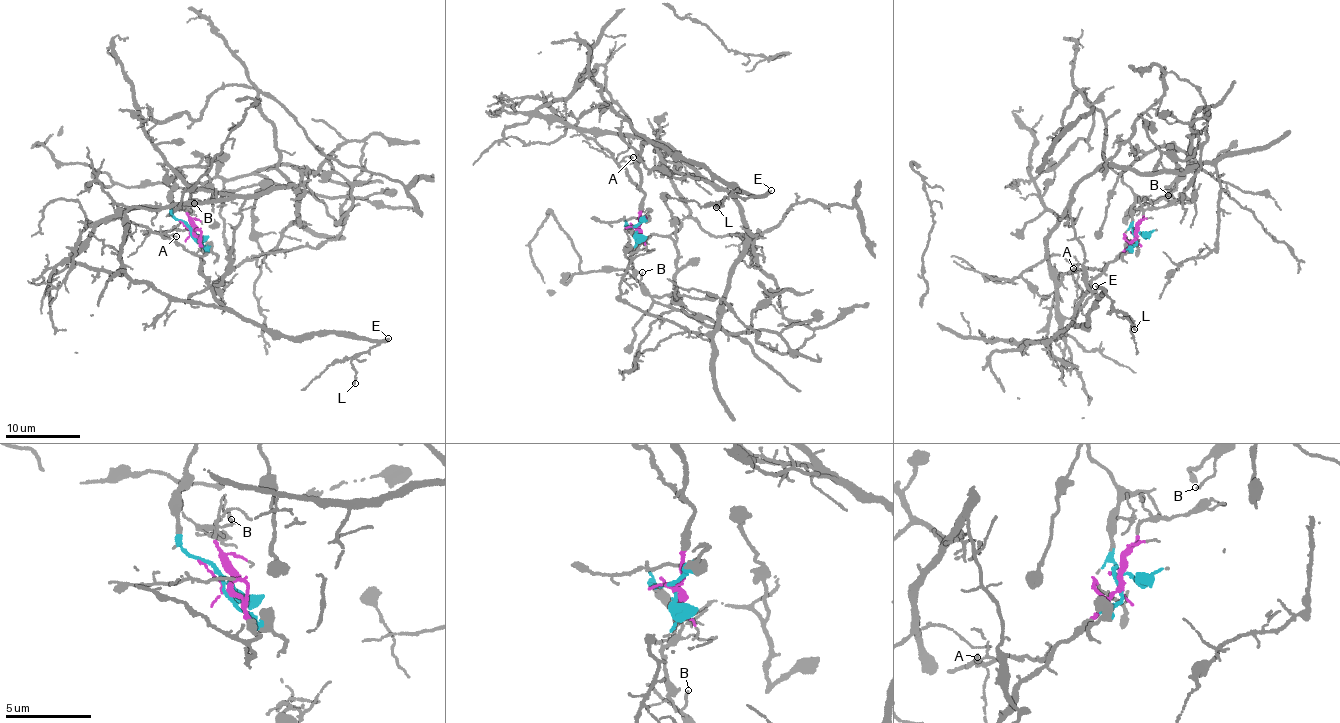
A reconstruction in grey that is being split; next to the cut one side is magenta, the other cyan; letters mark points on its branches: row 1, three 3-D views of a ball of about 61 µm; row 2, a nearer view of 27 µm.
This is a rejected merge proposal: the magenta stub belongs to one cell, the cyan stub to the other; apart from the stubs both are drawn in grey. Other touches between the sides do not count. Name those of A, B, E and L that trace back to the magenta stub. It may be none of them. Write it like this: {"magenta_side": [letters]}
{"magenta_side": ["A", "E", "L"]}

